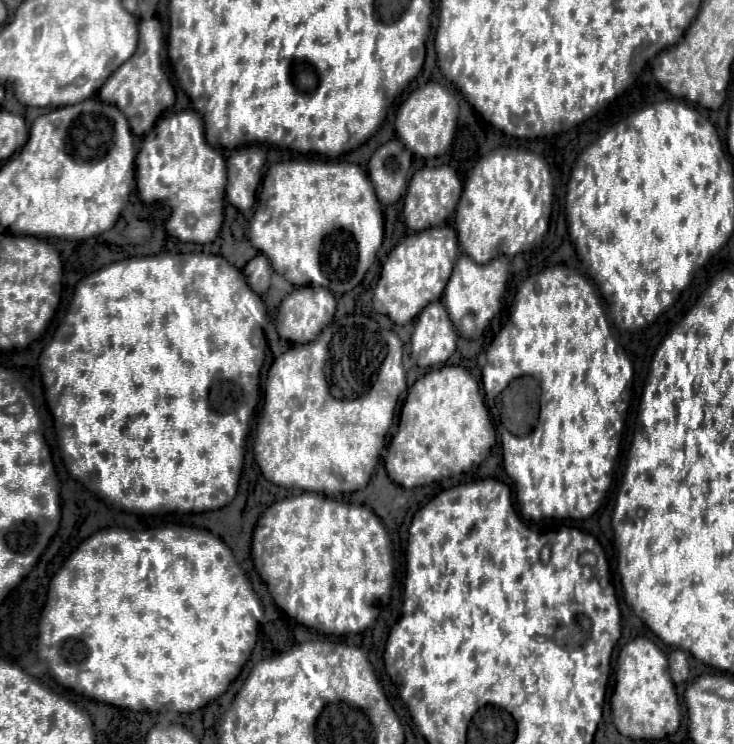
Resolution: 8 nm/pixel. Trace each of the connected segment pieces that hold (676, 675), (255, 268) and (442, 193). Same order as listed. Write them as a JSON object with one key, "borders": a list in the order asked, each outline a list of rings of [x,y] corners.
{"borders":[[[[674,650],[668,654],[669,672],[674,684],[688,680],[688,660],[682,650]]],[[[258,254],[254,256],[246,268],[244,268],[244,274],[248,278],[248,284],[254,292],[258,294],[264,294],[270,286],[270,276],[272,276],[272,268],[270,268],[270,262],[264,254]]],[[[440,166],[440,168],[422,168],[418,172],[414,172],[408,190],[406,190],[406,198],[404,198],[404,222],[410,230],[420,232],[432,226],[442,226],[446,222],[446,218],[454,212],[458,198],[462,192],[462,182],[458,180],[456,172],[450,166]]]]}

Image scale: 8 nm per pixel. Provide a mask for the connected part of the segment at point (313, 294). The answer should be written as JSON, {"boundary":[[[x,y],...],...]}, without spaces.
{"boundary":[[[300,286],[280,304],[276,318],[278,334],[284,340],[306,344],[332,322],[334,310],[336,300],[330,290]]]}

